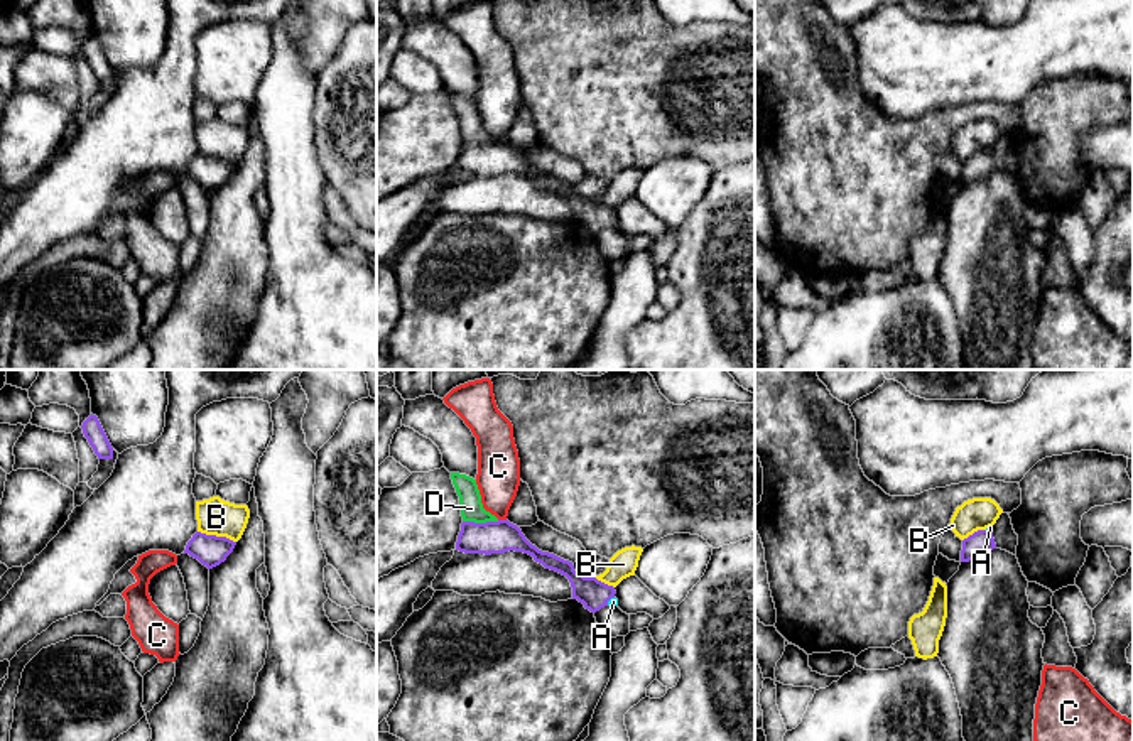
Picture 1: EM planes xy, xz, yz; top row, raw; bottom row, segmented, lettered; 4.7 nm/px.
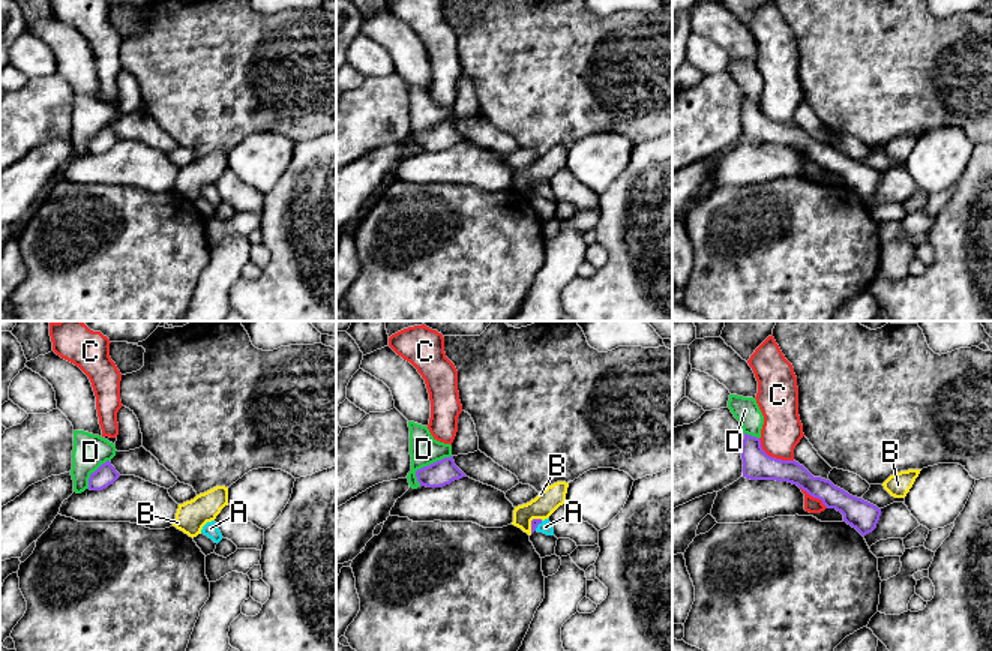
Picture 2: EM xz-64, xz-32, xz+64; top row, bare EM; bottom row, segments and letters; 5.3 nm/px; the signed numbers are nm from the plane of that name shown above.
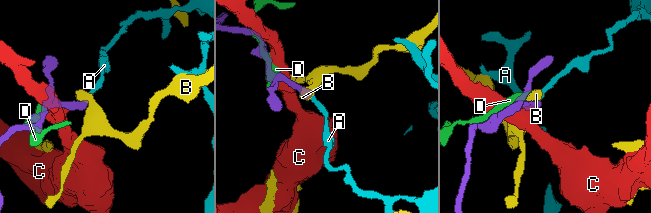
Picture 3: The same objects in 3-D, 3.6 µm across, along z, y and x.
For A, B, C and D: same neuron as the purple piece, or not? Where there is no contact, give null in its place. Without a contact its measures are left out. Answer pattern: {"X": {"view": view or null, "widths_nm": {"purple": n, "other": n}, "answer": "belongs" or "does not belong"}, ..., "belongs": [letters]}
{"A": {"view": "xz", "widths_nm": {"purple": 140, "other": 50}, "answer": "belongs"}, "B": {"view": "xy", "widths_nm": {"purple": 150, "other": 180}, "answer": "does not belong"}, "C": {"view": "xz", "widths_nm": {"purple": 160, "other": 200}, "answer": "does not belong"}, "D": {"view": "xz", "widths_nm": {"purple": 160, "other": 110}, "answer": "does not belong"}, "belongs": ["A"]}

